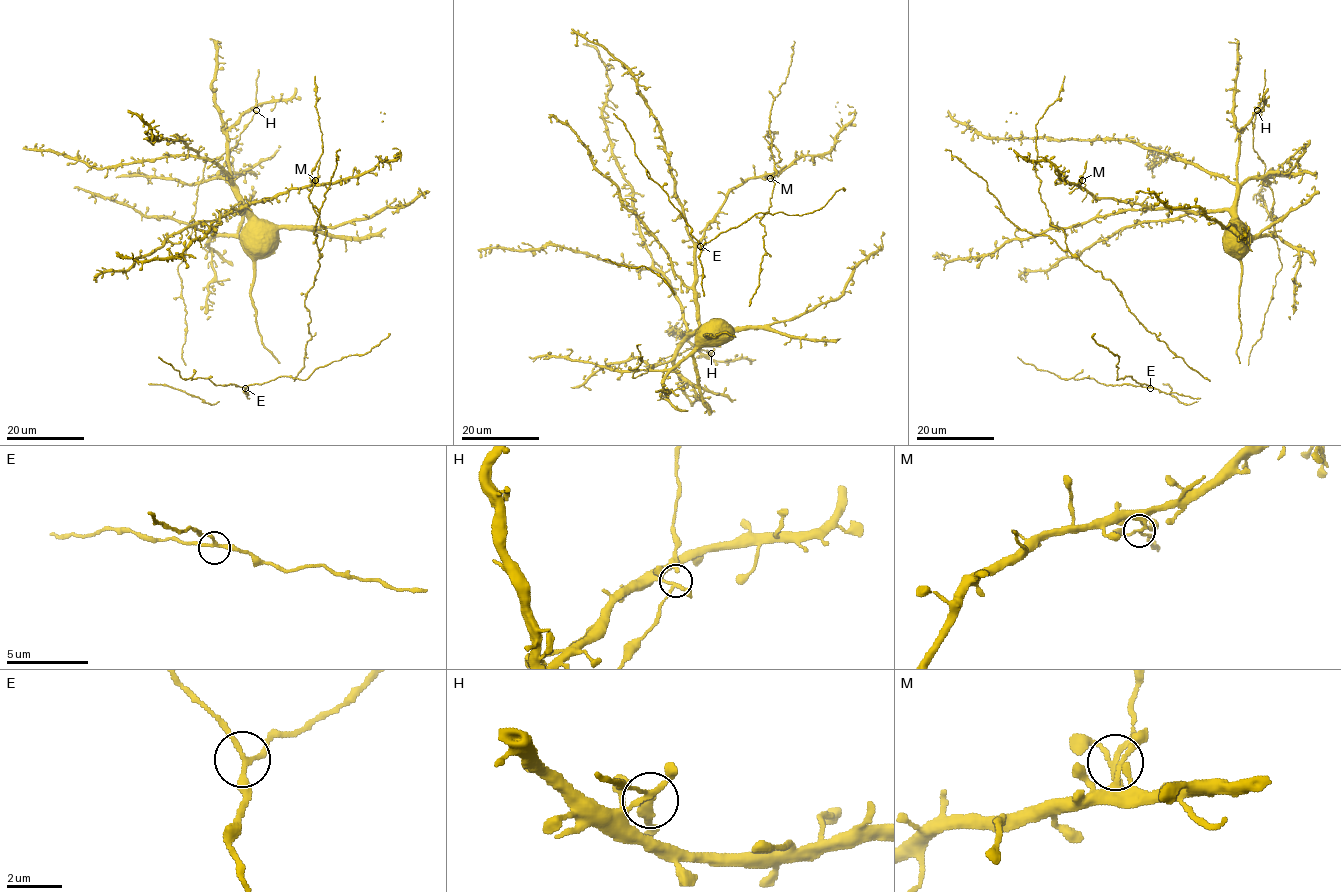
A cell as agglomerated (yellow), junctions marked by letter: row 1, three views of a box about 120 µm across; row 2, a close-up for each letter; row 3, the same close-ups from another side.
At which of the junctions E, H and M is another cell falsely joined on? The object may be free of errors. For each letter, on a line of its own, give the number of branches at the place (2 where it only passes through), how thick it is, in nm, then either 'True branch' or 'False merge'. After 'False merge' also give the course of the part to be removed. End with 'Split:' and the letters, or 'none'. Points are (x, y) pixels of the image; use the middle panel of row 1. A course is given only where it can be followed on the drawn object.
E: Branches: 3. Thickness 180 nm. True branch
H: Branches: 3. Thickness 160 nm. True branch
M: Branches: 3. Thickness 150 nm. False merge
Split: M

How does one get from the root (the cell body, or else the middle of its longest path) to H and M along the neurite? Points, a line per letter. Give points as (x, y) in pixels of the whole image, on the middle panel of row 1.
H: (716, 323), (713, 321), (700, 332), (683, 335), (702, 353), (711, 353)
M: (716, 323), (705, 328), (698, 320), (696, 244), (730, 191), (749, 179), (770, 178)

